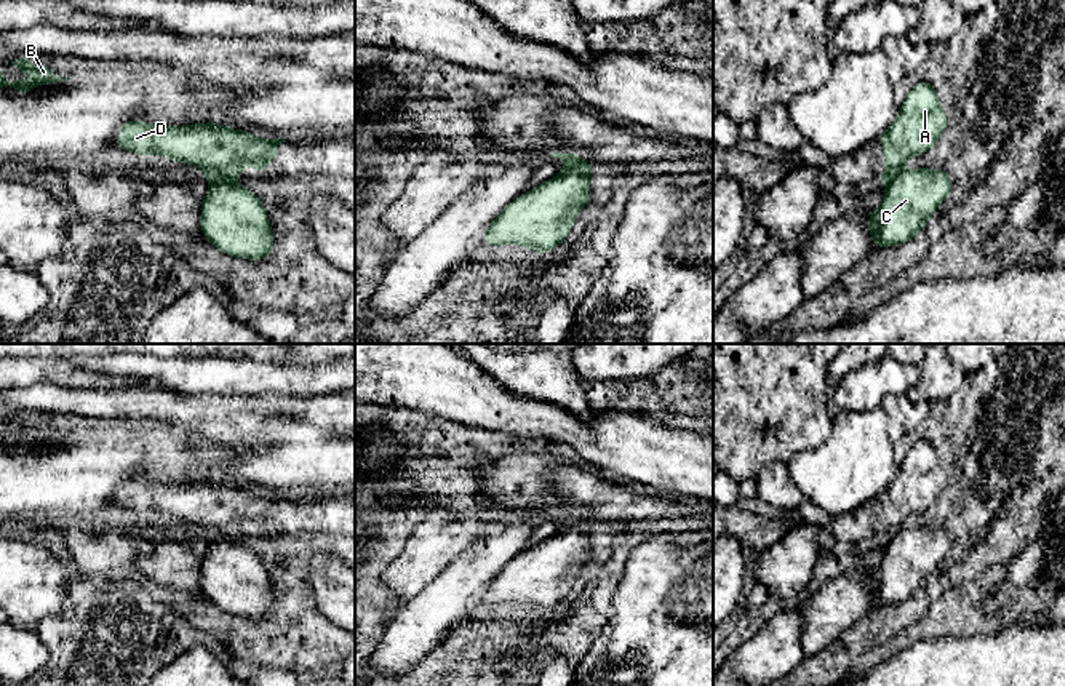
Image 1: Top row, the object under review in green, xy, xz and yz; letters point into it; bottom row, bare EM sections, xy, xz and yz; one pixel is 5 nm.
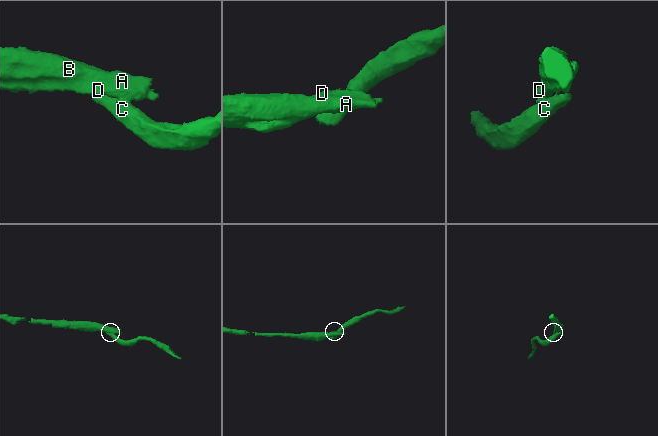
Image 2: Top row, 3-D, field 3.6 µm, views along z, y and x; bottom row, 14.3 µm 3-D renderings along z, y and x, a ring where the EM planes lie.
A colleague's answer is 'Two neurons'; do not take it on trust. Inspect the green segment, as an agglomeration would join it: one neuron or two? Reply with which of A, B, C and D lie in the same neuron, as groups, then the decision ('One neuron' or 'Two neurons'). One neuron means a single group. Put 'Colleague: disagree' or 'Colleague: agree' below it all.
Groups: A B D / C. Two neurons
Colleague: agree

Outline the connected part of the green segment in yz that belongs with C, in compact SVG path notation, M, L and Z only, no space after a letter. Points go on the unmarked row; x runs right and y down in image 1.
M900 528L884 540L881 563L870 569L875 606L900 604L916 595L951 552L953 537L942 528Z

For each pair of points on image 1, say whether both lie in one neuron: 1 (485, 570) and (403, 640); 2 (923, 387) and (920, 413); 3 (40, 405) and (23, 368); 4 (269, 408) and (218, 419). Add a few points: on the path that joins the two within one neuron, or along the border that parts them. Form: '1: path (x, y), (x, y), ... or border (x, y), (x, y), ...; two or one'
1: path (464, 581), (424, 621); one
2: border (907, 395), (929, 403); two
3: border (47, 381), (16, 387); two
4: path (256, 413), (231, 413); one

